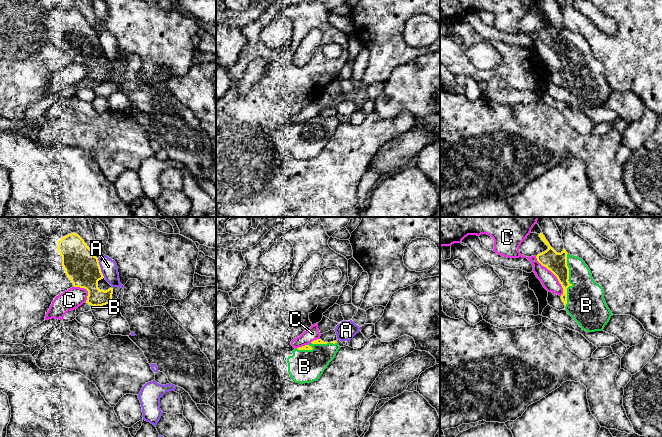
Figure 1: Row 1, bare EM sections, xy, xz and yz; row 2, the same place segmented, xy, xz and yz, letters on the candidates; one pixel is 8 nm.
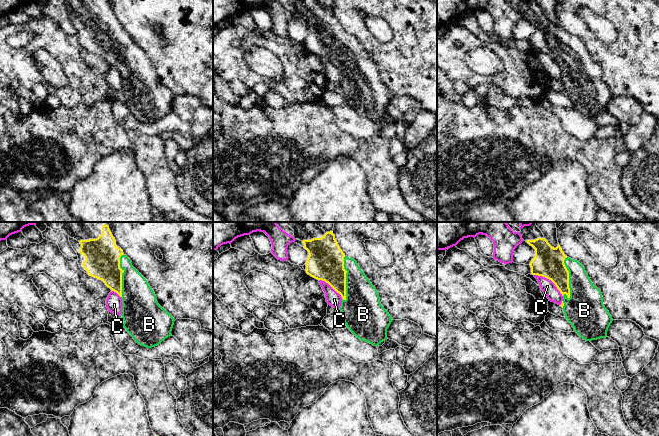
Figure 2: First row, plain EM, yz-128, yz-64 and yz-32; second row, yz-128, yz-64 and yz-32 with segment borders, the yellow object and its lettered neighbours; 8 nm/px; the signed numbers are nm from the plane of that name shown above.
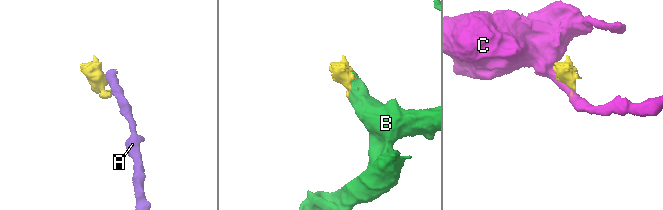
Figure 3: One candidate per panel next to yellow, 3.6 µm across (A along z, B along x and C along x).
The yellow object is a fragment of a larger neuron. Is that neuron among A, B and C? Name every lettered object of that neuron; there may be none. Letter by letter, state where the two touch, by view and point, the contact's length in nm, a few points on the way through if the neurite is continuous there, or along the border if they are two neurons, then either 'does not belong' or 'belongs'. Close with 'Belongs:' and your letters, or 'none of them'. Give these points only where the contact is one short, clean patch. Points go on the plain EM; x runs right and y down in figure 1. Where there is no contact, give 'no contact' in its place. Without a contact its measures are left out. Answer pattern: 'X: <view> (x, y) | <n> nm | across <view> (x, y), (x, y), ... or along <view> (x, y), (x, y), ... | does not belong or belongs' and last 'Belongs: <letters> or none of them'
A: xy (100, 44) | 170 nm | along xy (97, 34), (100, 47), (104, 53) | does not belong
B: yz (568, 55) | 440 nm | belongs
C: yz (554, 50) | 380 nm | along yz (535, 32), (556, 53), (562, 64), (561, 71) | does not belong
Belongs: B

